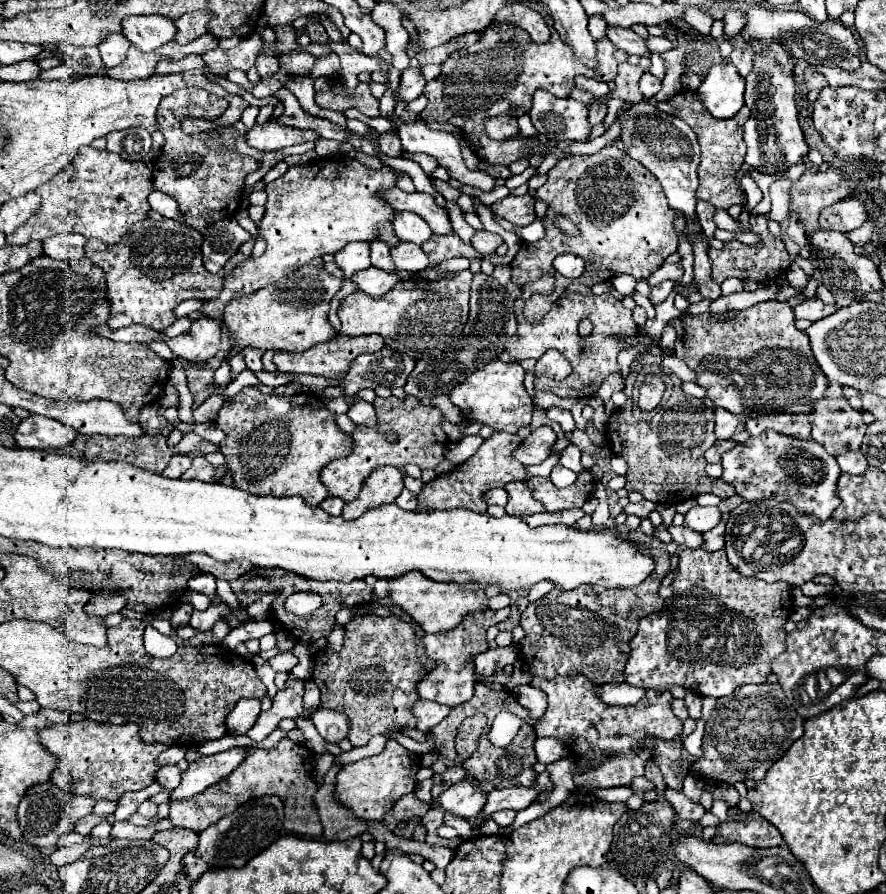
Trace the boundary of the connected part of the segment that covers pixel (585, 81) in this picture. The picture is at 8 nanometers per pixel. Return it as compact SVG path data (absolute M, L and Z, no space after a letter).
M576 76L574 82L576 82L576 88L580 88L580 90L588 90L588 92L596 94L596 98L604 98L604 96L610 92L610 90L608 90L608 84L600 82L600 80L594 80L594 78Z

